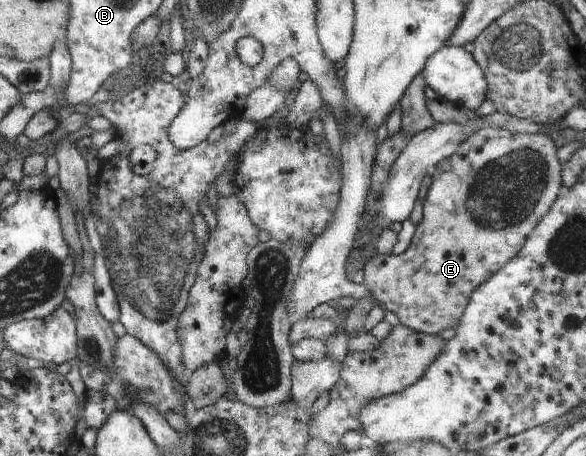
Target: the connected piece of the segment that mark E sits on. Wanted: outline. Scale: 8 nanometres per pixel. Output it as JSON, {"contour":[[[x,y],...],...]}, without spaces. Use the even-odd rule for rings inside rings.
{"contour":[[[475,126],[472,137],[465,141],[464,145],[451,158],[443,159],[434,167],[435,173],[431,176],[428,186],[424,191],[423,217],[417,223],[409,248],[396,257],[376,257],[375,254],[365,261],[366,288],[372,293],[375,304],[378,304],[385,312],[391,311],[399,318],[401,324],[412,328],[413,331],[423,334],[439,334],[445,329],[457,327],[459,320],[463,317],[463,311],[471,299],[471,293],[482,283],[488,282],[491,275],[495,275],[501,267],[507,265],[520,253],[521,247],[525,245],[531,231],[537,227],[537,223],[543,219],[551,210],[551,203],[556,203],[557,193],[561,189],[561,163],[557,159],[557,147],[555,143],[542,133],[513,133],[504,128]]]}

